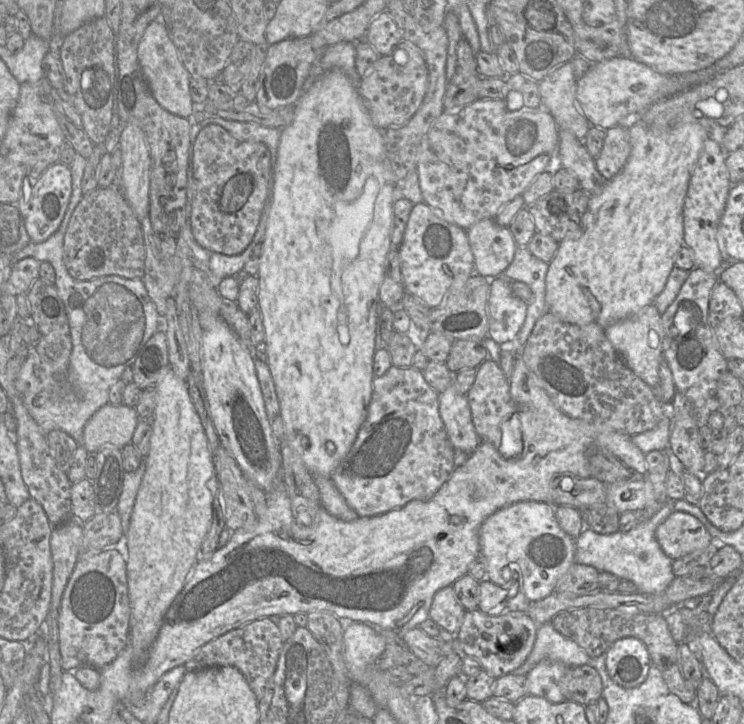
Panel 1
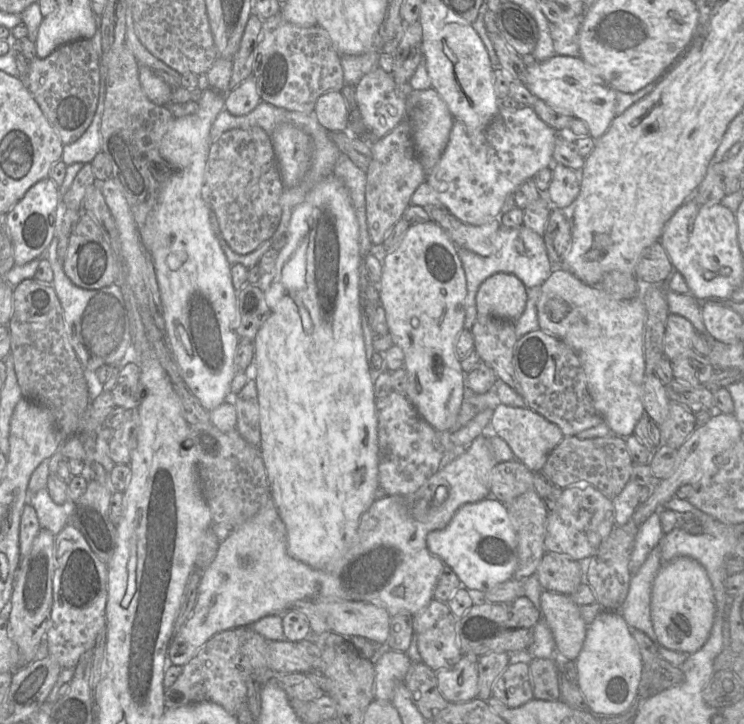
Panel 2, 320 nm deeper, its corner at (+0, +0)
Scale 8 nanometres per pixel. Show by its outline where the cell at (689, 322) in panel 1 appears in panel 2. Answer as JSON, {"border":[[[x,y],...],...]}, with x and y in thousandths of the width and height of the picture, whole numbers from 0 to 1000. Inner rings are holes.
{"border":[[[899,434],[892,461],[892,490],[905,499],[918,486],[931,482],[931,470],[937,457],[922,439]]]}

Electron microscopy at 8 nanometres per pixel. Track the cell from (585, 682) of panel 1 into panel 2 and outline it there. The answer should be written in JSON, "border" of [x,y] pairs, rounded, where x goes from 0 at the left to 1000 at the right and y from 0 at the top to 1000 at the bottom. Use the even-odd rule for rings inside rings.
{"border":[[[718,909],[711,914],[711,927],[719,965],[743,968],[753,964],[753,927],[745,910]]]}

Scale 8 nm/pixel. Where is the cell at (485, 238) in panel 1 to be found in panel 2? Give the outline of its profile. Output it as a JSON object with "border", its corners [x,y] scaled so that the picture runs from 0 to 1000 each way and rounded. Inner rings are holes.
{"border":[[[571,283],[569,289],[581,305],[595,315],[616,343],[628,344],[649,355],[657,355],[667,348],[665,327],[673,314],[671,302],[638,312],[616,304],[599,289],[583,283]]]}

